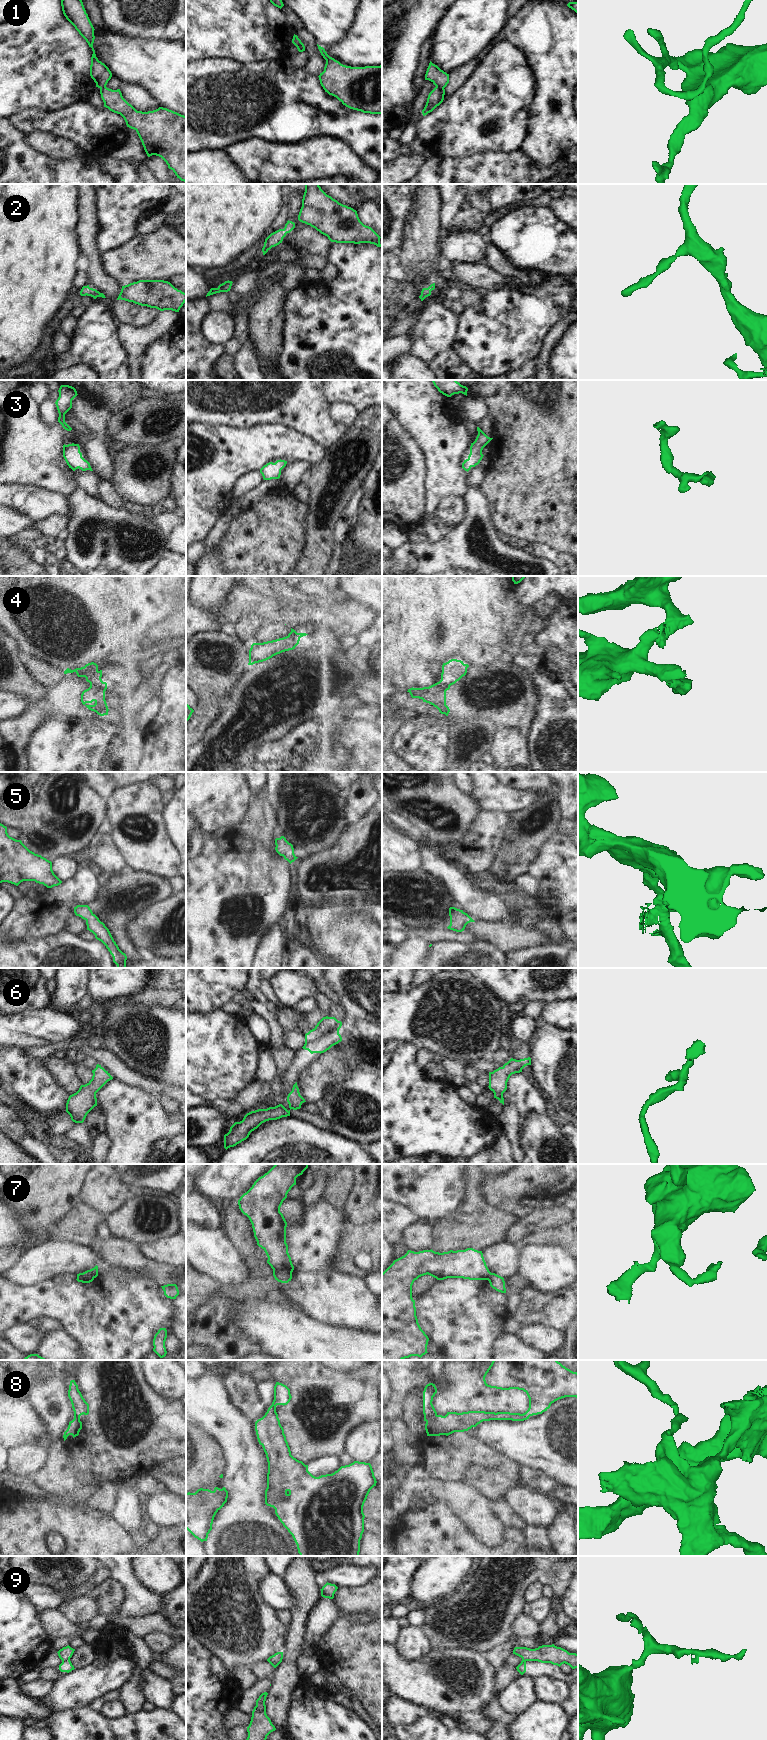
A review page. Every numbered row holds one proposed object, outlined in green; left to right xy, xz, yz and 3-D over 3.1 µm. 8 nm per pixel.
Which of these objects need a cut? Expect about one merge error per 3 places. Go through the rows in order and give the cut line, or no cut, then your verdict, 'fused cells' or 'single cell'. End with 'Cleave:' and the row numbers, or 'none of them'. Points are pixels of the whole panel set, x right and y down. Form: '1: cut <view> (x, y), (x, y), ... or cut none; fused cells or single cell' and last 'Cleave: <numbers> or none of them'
1: cut yz (436, 86), (443, 88); fused cells
2: cut none; single cell
3: cut none; single cell
4: cut xy (102, 681), (90, 684); fused cells
5: cut none; single cell
6: cut none; single cell
7: cut xz (273, 1270), (288, 1270), (291, 1272); fused cells
8: cut xy (74, 1415), (78, 1419), (80, 1429); fused cells
9: cut none; single cell
Cleave: 1, 4, 7, 8

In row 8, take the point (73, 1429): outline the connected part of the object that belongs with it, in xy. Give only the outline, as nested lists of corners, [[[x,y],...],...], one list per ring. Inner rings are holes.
[[[74,1416],[74,1419],[69,1422],[68,1428],[64,1432],[64,1435],[63,1435],[64,1441],[67,1439],[69,1435],[72,1435],[73,1438],[78,1436],[79,1432],[80,1432],[79,1419]]]

